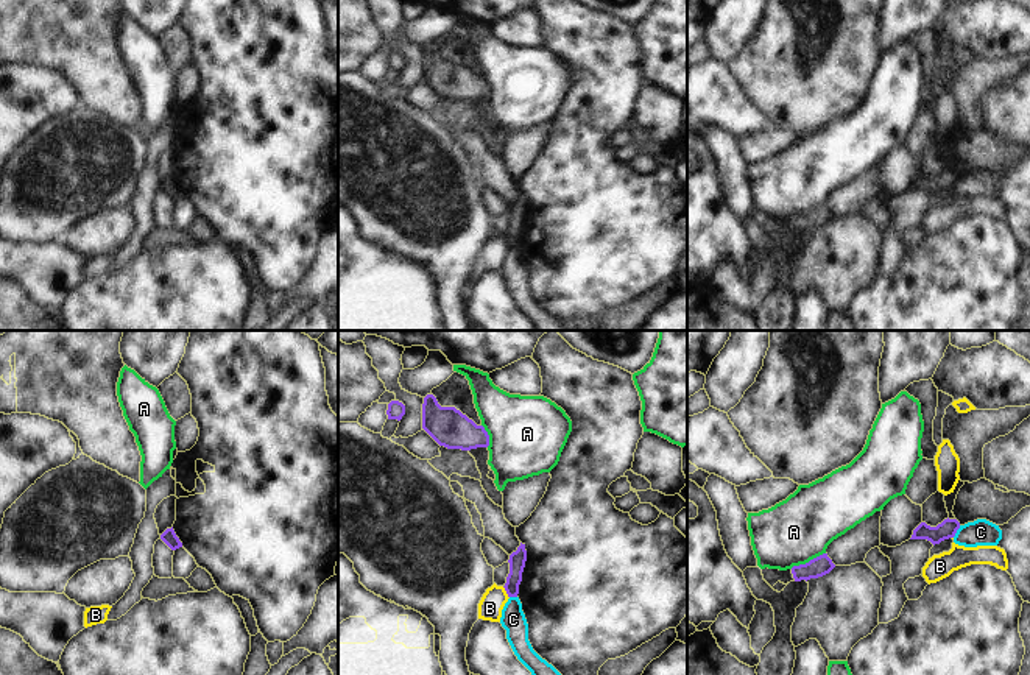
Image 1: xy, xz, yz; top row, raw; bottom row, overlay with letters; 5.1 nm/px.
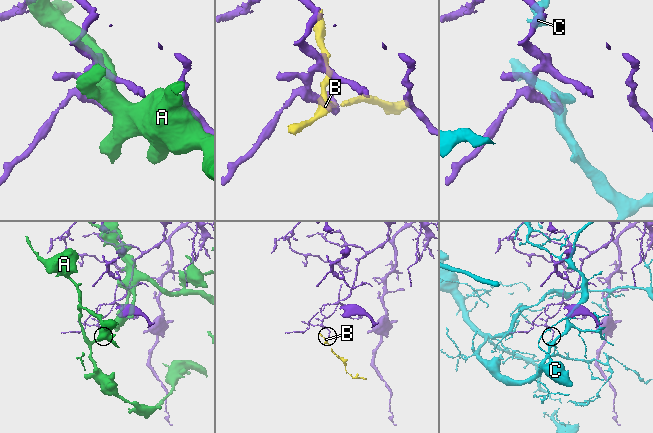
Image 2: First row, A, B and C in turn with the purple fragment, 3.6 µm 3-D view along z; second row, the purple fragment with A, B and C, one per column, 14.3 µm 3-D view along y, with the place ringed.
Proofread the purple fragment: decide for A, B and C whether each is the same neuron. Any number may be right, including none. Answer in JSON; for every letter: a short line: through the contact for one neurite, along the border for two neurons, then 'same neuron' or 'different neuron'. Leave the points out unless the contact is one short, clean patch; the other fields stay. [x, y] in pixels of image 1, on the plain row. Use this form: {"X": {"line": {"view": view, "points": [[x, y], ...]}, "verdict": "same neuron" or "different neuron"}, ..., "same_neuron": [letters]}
{"A": {"verdict": "different neuron"}, "B": {"line": {"view": "xz", "points": [[502, 237], [508, 248]]}, "verdict": "different neuron"}, "C": {"verdict": "different neuron"}, "same_neuron": []}

